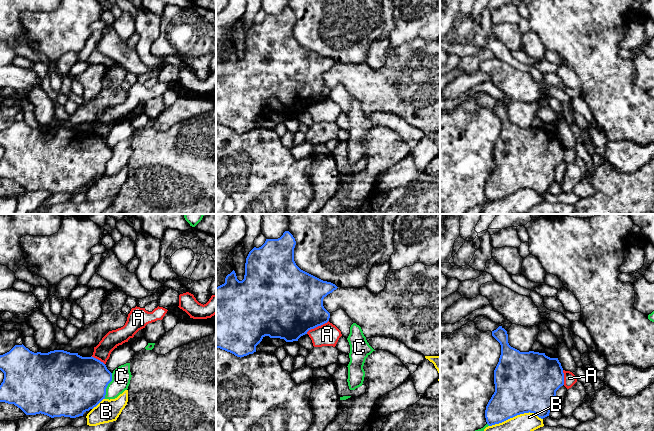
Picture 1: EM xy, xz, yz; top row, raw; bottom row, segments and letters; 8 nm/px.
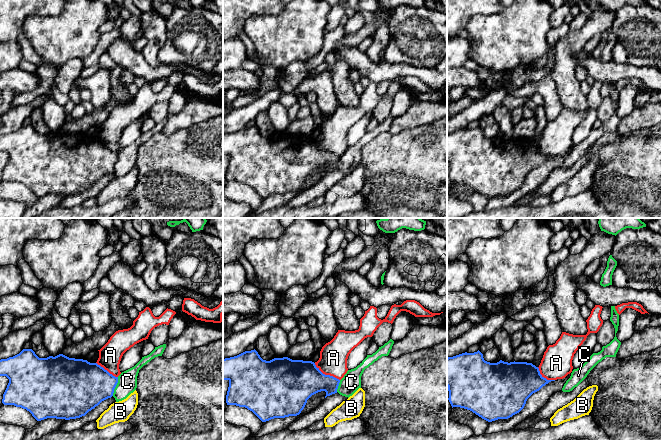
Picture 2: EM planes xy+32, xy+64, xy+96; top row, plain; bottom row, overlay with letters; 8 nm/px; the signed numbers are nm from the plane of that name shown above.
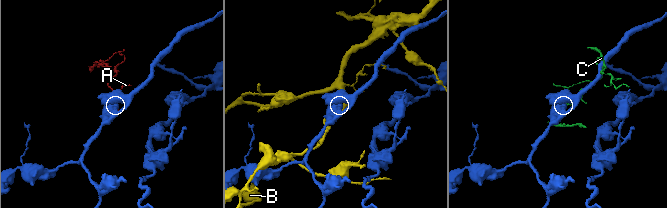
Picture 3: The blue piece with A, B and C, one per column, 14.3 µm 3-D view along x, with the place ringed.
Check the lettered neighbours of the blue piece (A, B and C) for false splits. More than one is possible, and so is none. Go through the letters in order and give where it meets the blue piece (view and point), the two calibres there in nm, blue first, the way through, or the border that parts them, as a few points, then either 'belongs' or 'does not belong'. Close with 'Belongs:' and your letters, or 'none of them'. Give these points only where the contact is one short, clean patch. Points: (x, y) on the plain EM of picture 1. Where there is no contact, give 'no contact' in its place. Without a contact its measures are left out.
A: xz (317, 102) | 460/180 nm | does not belong
B: yz (515, 191) | 440/260 nm | does not belong
C: xy (107, 161) | 460/160 nm | does not belong
Belongs: none of them

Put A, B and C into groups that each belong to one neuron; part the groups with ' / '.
A / B / C

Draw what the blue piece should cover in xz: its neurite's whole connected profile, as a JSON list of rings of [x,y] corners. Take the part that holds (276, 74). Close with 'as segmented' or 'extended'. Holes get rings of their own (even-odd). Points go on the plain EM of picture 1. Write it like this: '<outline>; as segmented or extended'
[[[285,7],[278,15],[266,15],[265,19],[259,23],[254,23],[248,30],[245,39],[245,51],[242,57],[237,55],[236,49],[233,46],[225,54],[225,59],[216,63],[216,124],[220,124],[234,130],[237,133],[244,133],[256,128],[256,122],[262,117],[265,112],[270,114],[284,115],[286,118],[298,117],[298,115],[307,110],[311,105],[321,102],[329,97],[330,89],[323,82],[323,75],[338,63],[327,57],[323,57],[303,46],[301,46],[294,37],[294,24],[296,21],[295,14],[289,7]]]; as segmented

